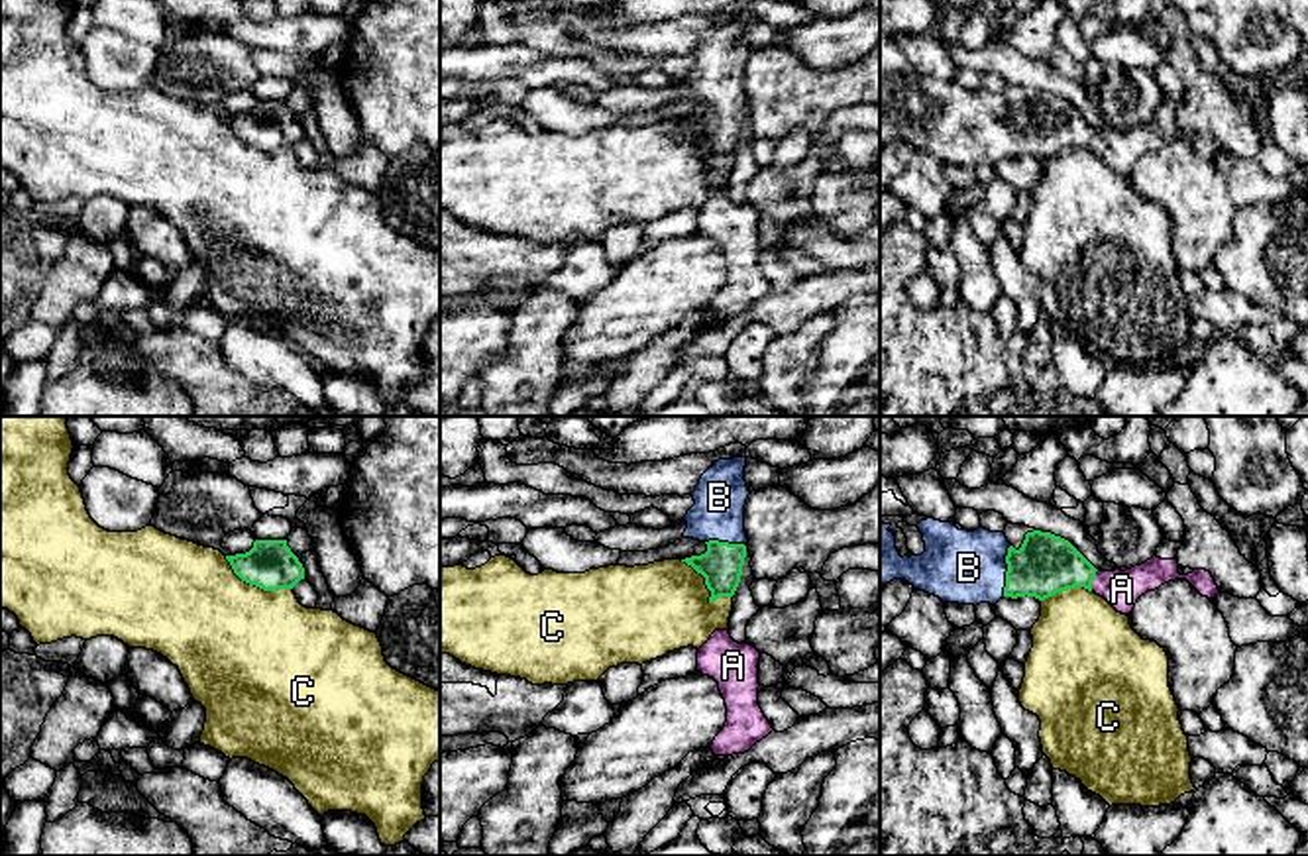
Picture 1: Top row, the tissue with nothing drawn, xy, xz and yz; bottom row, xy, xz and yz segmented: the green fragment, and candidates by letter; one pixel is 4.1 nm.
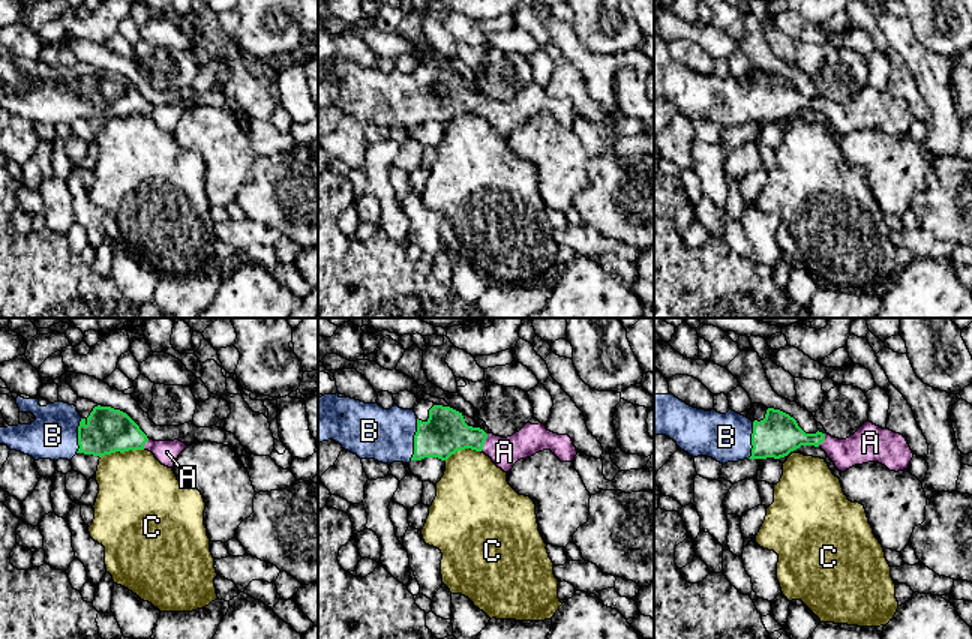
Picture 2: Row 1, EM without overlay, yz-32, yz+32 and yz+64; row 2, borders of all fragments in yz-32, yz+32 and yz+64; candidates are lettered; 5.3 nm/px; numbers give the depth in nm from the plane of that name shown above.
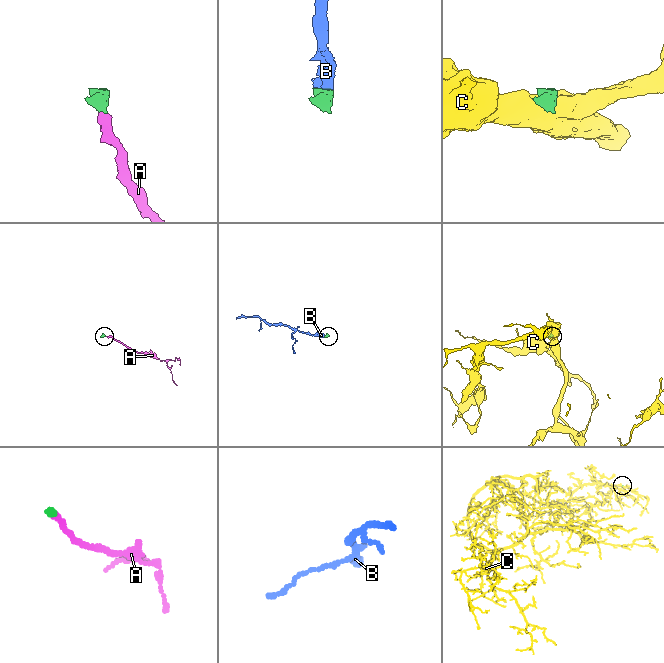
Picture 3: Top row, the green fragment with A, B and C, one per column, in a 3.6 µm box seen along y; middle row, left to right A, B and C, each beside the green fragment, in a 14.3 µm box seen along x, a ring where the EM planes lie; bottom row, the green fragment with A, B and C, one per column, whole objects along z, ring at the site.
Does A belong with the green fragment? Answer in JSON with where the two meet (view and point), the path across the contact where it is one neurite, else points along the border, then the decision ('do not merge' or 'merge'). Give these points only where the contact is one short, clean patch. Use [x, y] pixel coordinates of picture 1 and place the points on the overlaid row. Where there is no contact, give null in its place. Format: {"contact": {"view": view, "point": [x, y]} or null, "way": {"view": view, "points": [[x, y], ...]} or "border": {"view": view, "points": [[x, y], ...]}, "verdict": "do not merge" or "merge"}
{"contact": {"view": "yz", "point": [1092, 580]}, "way": {"view": "yz", "points": [[1045, 564], [1069, 568], [1092, 580], [1122, 589]]}, "verdict": "merge"}

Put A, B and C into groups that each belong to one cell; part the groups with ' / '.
A B / C

